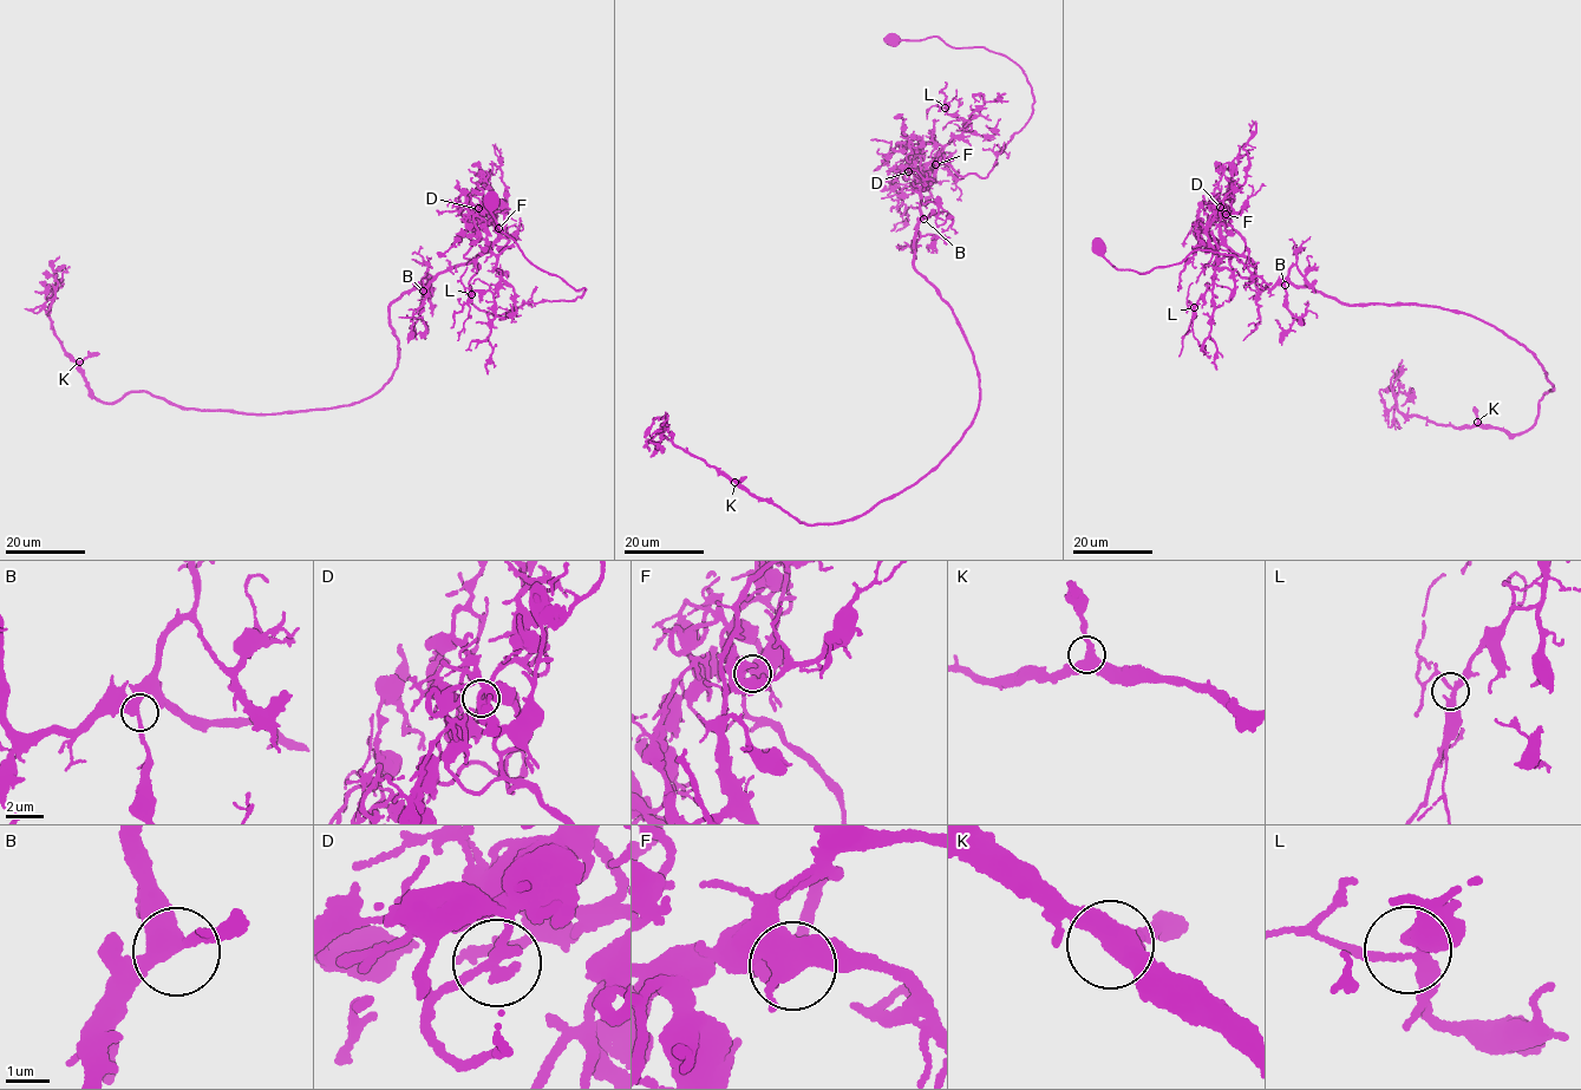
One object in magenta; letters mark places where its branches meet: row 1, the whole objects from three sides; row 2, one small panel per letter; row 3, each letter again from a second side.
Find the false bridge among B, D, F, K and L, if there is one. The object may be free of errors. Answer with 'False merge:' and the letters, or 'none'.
False merge: D

